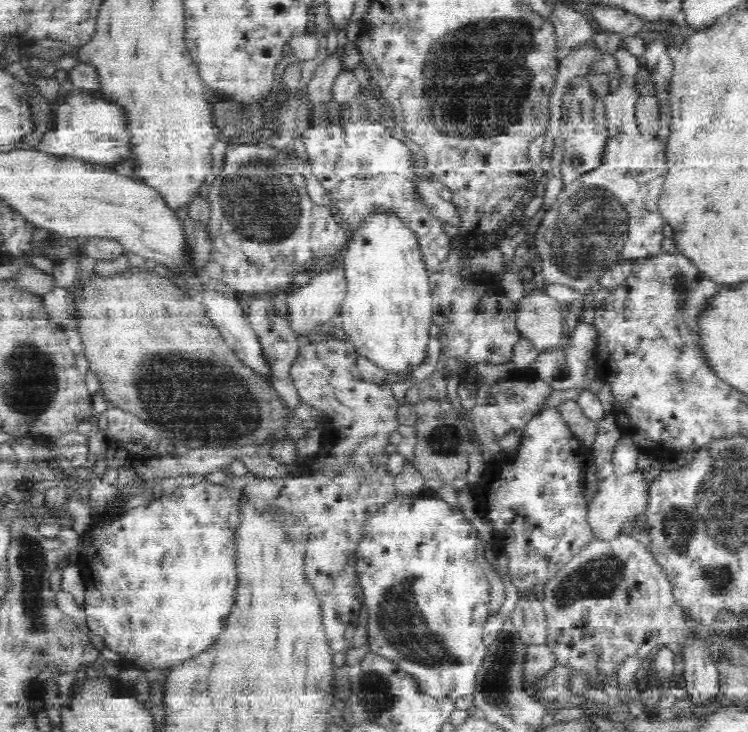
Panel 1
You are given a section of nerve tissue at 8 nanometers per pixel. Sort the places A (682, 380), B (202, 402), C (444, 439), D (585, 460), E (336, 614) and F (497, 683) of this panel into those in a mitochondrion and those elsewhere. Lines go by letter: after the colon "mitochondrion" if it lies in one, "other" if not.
A: mitochondrion
B: mitochondrion
C: mitochondrion
D: other
E: other
F: mitochondrion

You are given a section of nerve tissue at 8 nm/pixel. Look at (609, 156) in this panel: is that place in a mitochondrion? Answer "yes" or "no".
no

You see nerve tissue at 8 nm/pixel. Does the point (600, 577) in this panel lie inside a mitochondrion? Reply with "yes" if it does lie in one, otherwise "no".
yes

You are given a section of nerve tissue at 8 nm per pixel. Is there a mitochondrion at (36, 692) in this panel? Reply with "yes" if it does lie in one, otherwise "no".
no

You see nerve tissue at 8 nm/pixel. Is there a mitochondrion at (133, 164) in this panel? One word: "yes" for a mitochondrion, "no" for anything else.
no

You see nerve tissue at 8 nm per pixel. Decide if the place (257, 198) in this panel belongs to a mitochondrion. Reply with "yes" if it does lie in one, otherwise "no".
yes

